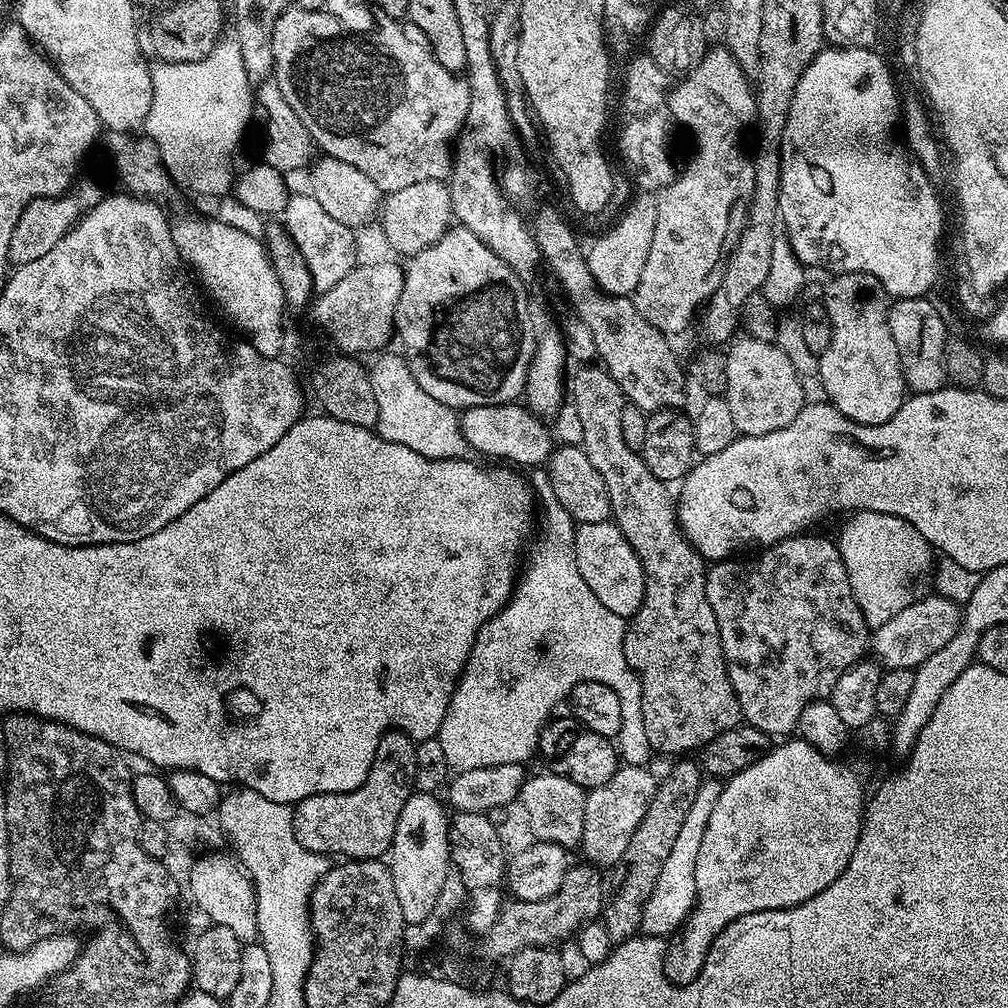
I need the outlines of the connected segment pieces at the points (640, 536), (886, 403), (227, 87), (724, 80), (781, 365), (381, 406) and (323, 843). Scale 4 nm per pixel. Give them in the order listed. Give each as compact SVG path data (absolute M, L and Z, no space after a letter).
M580 366L570 376L570 408L576 411L576 420L584 424L588 412L596 419L596 436L600 445L596 452L590 446L584 448L591 465L598 470L609 492L611 519L622 530L626 542L638 554L644 571L644 601L627 621L624 629L624 653L632 671L640 678L642 686L642 722L646 726L646 738L653 753L680 758L700 750L726 730L739 725L740 703L730 686L730 674L722 654L722 642L718 634L718 622L710 602L706 598L706 561L693 548L680 528L678 508L674 496L668 493L669 485L654 478L646 466L643 455L631 448L629 437L620 429L620 404L625 403L624 393L600 366Z
M841 272L831 278L833 280L824 292L822 303L832 323L832 337L828 349L818 356L818 381L828 395L825 396L827 403L835 406L846 419L859 424L881 424L894 418L906 399L904 371L894 346L894 338L890 338L888 329L888 291L882 282L878 282L878 278L865 272Z
M228 34L213 48L210 55L198 62L165 64L156 62L150 68L152 74L152 101L144 119L143 131L147 139L154 141L160 151L164 169L177 185L201 192L204 196L216 196L233 187L232 155L244 136L250 108L250 77L242 62L242 50L238 50L235 35Z
M727 46L709 47L692 71L677 84L680 85L668 92L668 111L671 119L675 123L677 120L692 135L692 157L665 188L659 189L656 196L658 222L654 222L654 242L650 242L646 266L642 266L636 289L630 298L642 319L668 336L675 336L682 331L692 314L695 315L714 291L713 285L708 285L708 278L716 263L718 266L722 260L722 248L728 236L736 192L747 197L752 187L752 161L749 153L744 153L744 135L748 127L756 124L756 94L749 73L738 66Z
M751 338L738 340L731 345L733 348L727 350L725 355L726 388L722 395L729 404L736 432L742 436L761 436L770 434L782 426L790 426L790 422L804 409L806 403L805 381L800 373L794 370L794 366L790 366L790 358L786 358L786 354L782 354L782 350L775 342Z
M388 350L377 355L373 359L377 360L367 369L370 390L377 403L375 427L379 435L431 460L459 460L467 457L470 449L466 438L462 438L457 413L438 402L438 398L430 398L430 394L418 386L403 355L393 352Z
M393 730L386 732L380 736L378 742L378 750L375 751L375 760L371 764L371 768L368 771L367 777L364 779L362 786L356 788L352 792L327 792L326 794L311 795L310 798L302 800L295 805L292 815L292 830L294 835L298 838L299 844L305 846L306 850L310 850L312 853L318 853L320 855L334 856L334 854L340 855L340 858L355 859L355 860L372 860L381 859L385 857L393 842L393 836L395 836L395 830L397 829L397 823L399 822L399 816L402 810L405 808L405 804L408 799L414 794L415 782L417 774L417 743L408 733L401 732L399 730Z

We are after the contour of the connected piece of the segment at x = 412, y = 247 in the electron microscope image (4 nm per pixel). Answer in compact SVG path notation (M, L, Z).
M427 180L414 182L414 186L402 186L402 190L394 190L383 197L382 207L378 213L378 225L384 231L384 240L396 252L401 252L404 258L417 256L426 246L434 246L442 234L446 234L453 223L452 193L444 180Z

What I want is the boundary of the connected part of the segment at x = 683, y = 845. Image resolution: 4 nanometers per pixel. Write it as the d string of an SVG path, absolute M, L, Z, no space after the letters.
M706 778L699 787L697 797L694 798L685 821L682 822L682 829L678 830L674 844L666 860L662 862L652 893L644 900L639 929L643 935L671 937L674 929L681 923L685 912L695 904L697 886L694 881L694 862L698 858L702 837L706 832L706 823L709 822L714 805L721 796L722 788L723 783L716 778Z

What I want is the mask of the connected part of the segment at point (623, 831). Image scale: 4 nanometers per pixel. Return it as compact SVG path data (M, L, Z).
M620 766L617 772L605 785L591 789L586 795L586 822L582 830L579 851L584 852L583 859L593 866L600 864L619 865L623 858L623 852L630 844L631 835L638 829L643 816L650 806L651 798L655 794L658 783L657 777L648 773L649 769L644 766Z

